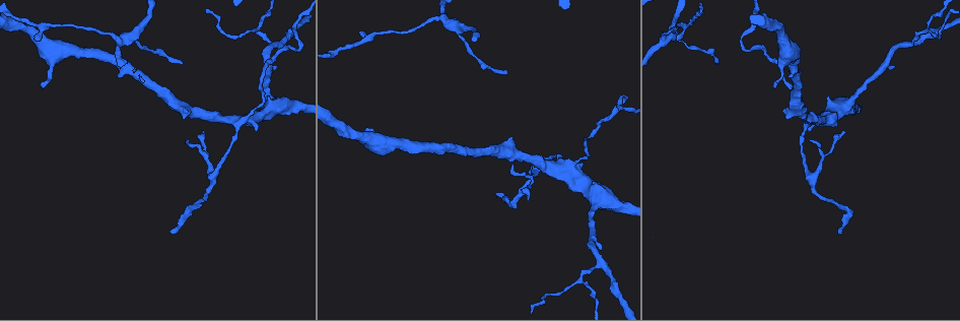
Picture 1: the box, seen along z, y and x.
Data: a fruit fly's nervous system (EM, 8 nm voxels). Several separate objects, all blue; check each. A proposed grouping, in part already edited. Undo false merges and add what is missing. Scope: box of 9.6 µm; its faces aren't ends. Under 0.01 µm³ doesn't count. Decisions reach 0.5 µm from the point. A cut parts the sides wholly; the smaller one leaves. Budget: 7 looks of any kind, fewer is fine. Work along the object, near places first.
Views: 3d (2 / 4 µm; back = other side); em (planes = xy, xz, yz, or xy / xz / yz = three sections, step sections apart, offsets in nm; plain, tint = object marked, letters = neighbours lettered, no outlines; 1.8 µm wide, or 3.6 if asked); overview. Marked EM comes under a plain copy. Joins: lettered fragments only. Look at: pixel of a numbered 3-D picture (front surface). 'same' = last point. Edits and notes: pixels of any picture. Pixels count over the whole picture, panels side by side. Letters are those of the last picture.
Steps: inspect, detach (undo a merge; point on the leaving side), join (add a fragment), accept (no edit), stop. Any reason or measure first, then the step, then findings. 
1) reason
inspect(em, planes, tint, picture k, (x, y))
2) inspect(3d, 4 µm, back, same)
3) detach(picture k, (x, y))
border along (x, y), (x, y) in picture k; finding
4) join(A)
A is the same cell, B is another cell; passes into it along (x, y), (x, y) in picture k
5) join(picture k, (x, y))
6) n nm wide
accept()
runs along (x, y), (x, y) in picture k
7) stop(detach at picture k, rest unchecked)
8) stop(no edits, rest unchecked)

tapers out
inspect(em, planes, letters, picture 1, (174, 232))

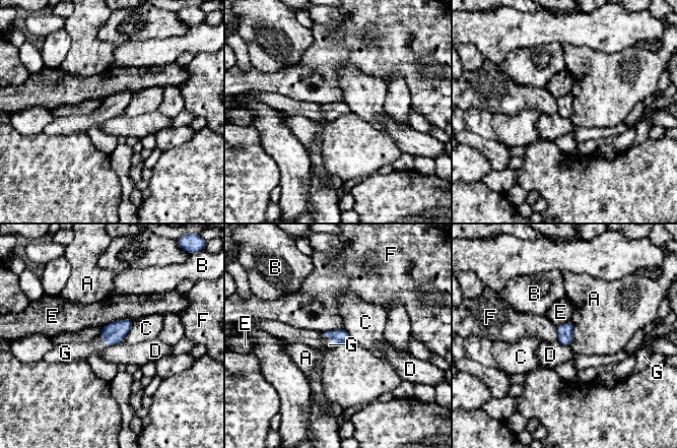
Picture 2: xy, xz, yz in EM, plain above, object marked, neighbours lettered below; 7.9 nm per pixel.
join(G)
G is the same cell, A, B, C, D, E and F are other cells; passes into it along (338, 336), (330, 337), (329, 344) in picture 2; it goes on there

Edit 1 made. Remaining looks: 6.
an open end
inspect(em, planes, letters, picture 1, (511, 164))

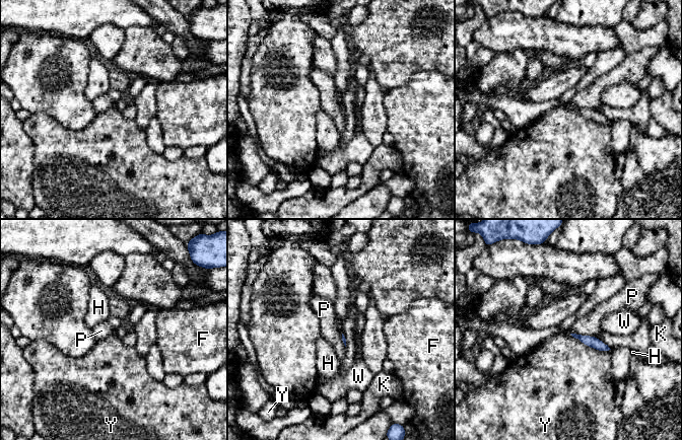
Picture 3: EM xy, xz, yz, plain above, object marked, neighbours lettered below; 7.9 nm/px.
accept()
F, H, K, P, W and Y are other cells; border along (569, 334), (595, 349), (610, 350) in picture 3; no lettered fragment goes on from it

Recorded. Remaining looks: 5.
a narrow waist
inspect(3d, 2 µm, picture 1, (129, 37))

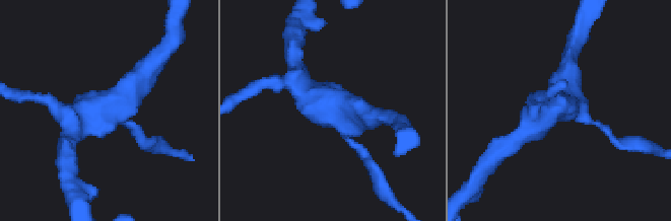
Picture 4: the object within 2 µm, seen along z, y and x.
4 arms
inspect(em, xz, step 4, tint, picture 4, (553, 101))

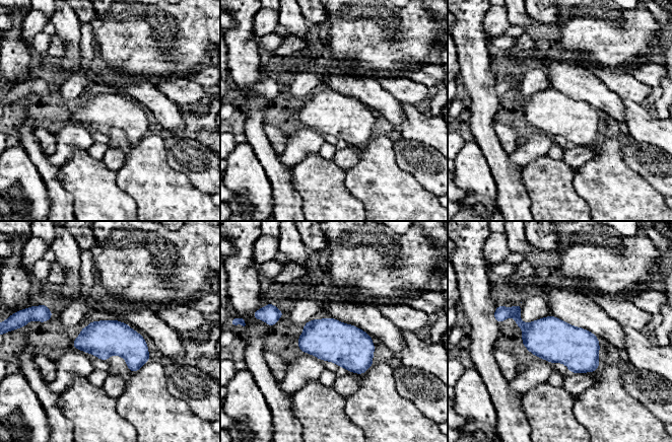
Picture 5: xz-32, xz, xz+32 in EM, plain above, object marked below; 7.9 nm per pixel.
another direction
inspect(em, planes, letters, same)

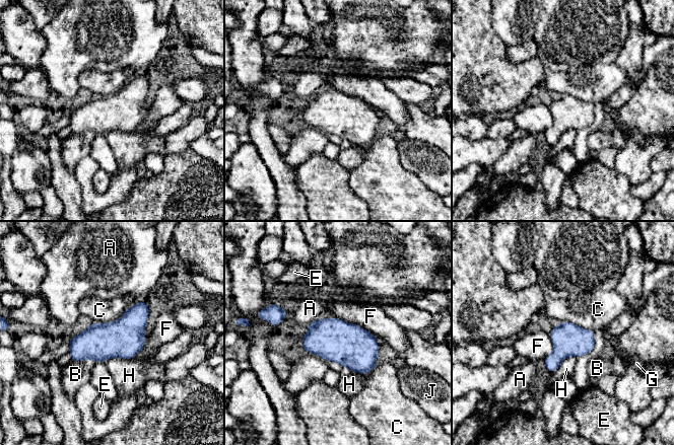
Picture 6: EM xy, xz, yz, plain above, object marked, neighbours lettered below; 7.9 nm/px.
accept()
A, B, C, E, F, G, H and J are other cells; one cell here

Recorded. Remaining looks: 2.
stop(join at picture 2, rest unchecked)

